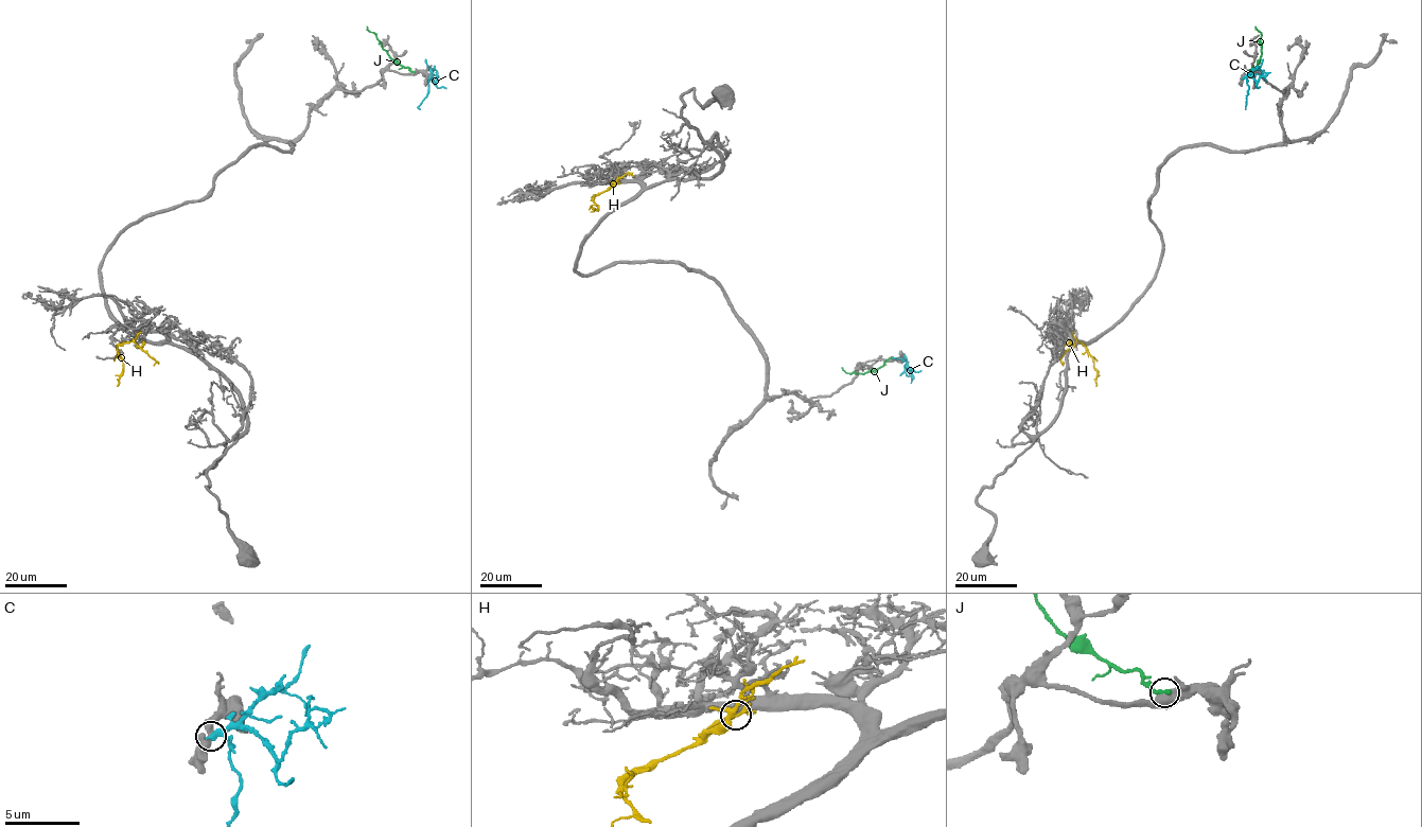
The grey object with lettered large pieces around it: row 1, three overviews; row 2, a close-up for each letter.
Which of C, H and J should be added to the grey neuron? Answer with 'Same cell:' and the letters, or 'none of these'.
Same cell: H

